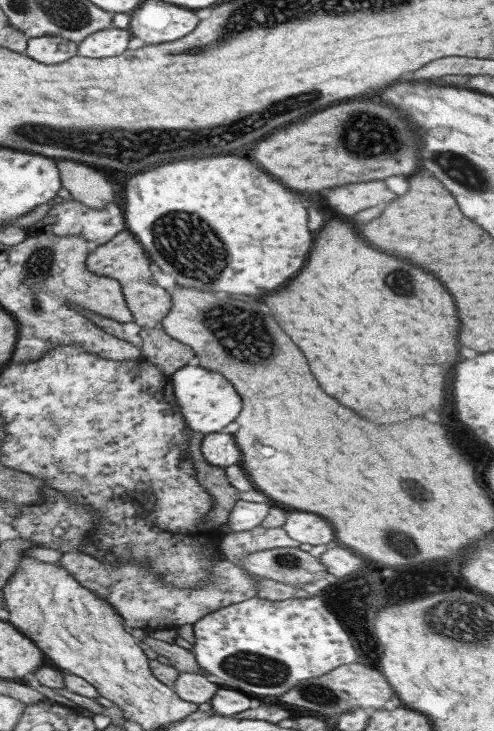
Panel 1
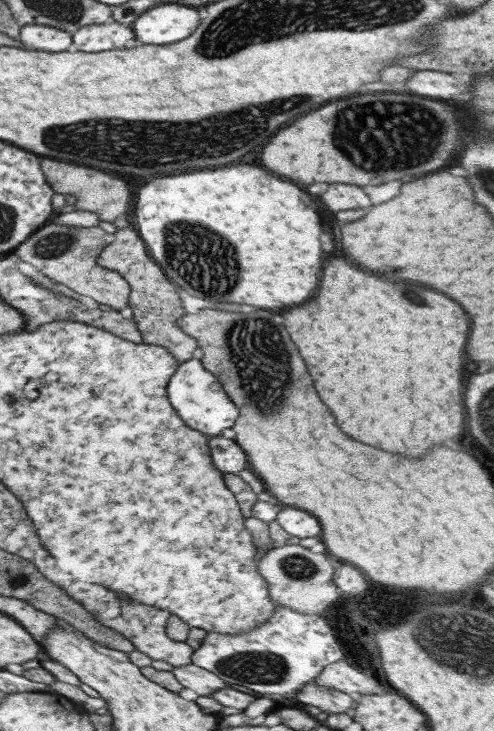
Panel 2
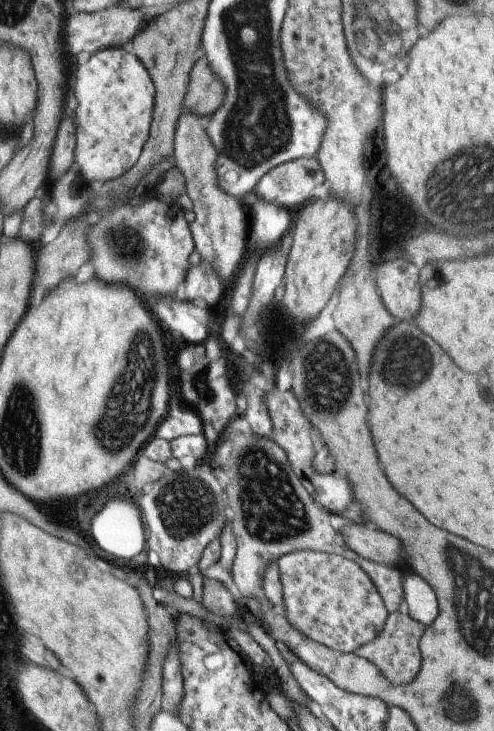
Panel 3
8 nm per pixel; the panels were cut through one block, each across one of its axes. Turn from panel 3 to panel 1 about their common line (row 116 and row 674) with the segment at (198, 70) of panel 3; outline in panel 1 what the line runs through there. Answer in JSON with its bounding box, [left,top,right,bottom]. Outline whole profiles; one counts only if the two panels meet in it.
[142,636,205,675]

